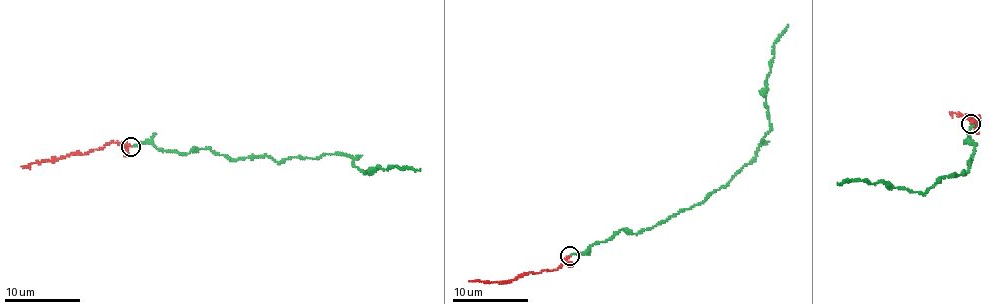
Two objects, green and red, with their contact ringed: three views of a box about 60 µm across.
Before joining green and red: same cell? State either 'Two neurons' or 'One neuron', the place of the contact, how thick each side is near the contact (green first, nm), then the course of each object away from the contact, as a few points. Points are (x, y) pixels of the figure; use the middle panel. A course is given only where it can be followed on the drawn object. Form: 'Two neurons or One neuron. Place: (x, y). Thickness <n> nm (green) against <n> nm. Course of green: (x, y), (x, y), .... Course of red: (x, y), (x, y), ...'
One neuron. Place: (569, 256). Thickness 160 nm (green) against 160 nm. Course of green: (569, 256), (621, 230), (642, 233), (705, 201), (746, 166), (770, 130), (764, 89), (774, 43), (787, 24). Course of red: (569, 256), (555, 270), (532, 272), (499, 282), (469, 281)

